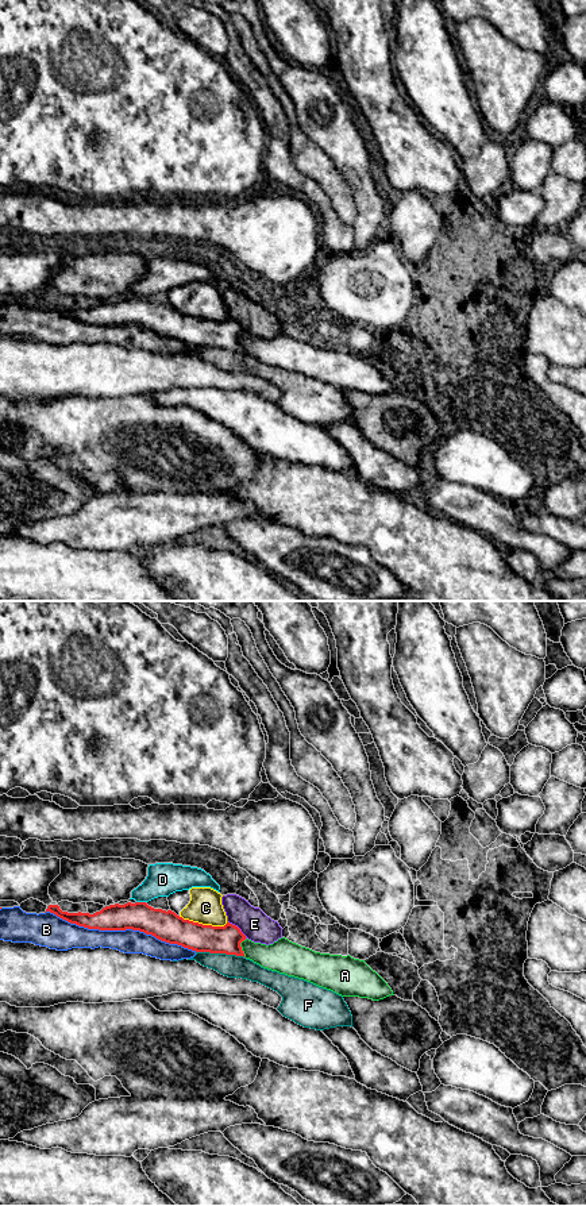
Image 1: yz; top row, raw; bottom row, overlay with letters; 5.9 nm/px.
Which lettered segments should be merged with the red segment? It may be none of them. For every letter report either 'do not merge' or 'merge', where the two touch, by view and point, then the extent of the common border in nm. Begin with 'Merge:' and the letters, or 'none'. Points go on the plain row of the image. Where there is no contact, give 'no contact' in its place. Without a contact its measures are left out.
Merge: none
A: do not merge; meets red in yz at (241, 343); contact 110 nm long
B: do not merge; meets red in yz at (120, 324); contact 950 nm long
C: do not merge; meets red in yz at (201, 319); contact 300 nm long
D: do not merge; meets red in yz at (141, 297); contact 60 nm long
E: do not merge; meets red in yz at (238, 323); contact 160 nm long
F: do not merge; meets red in yz at (220, 347); contact 300 nm long

